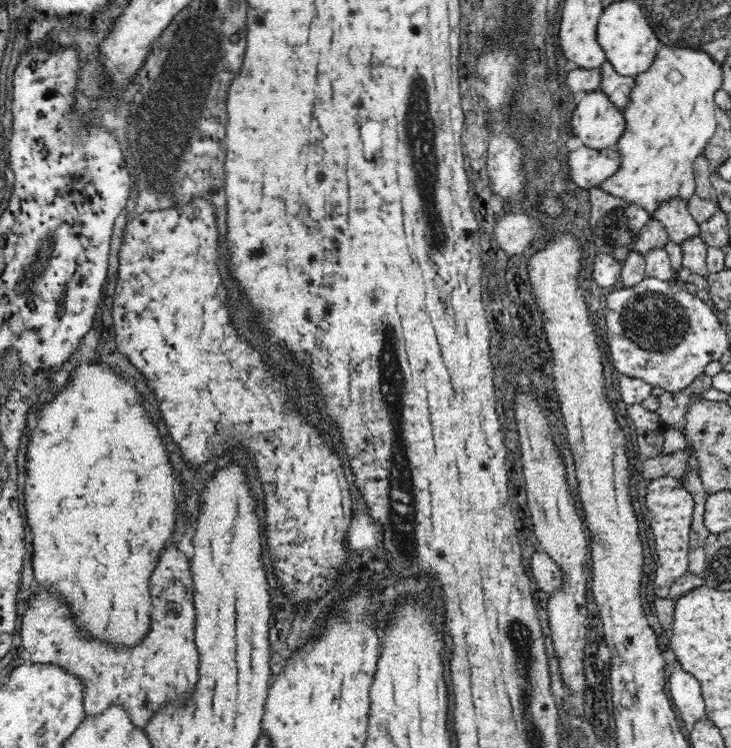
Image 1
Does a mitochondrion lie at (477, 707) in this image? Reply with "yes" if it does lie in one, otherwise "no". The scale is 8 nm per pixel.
no

